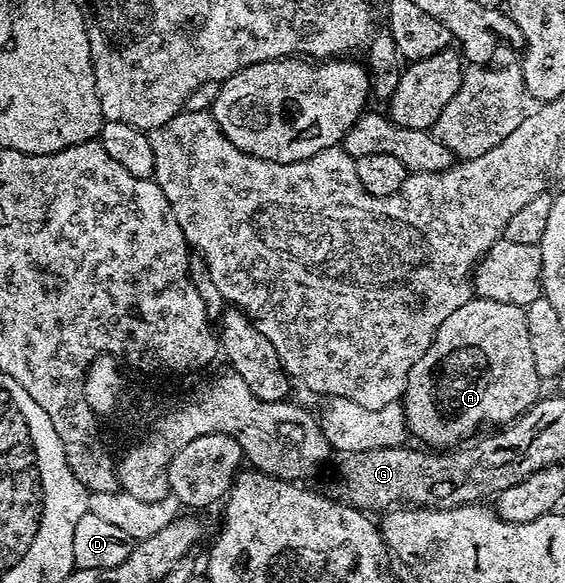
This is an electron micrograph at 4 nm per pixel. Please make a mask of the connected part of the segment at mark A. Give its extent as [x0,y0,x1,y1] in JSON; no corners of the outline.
[403,296,543,452]

